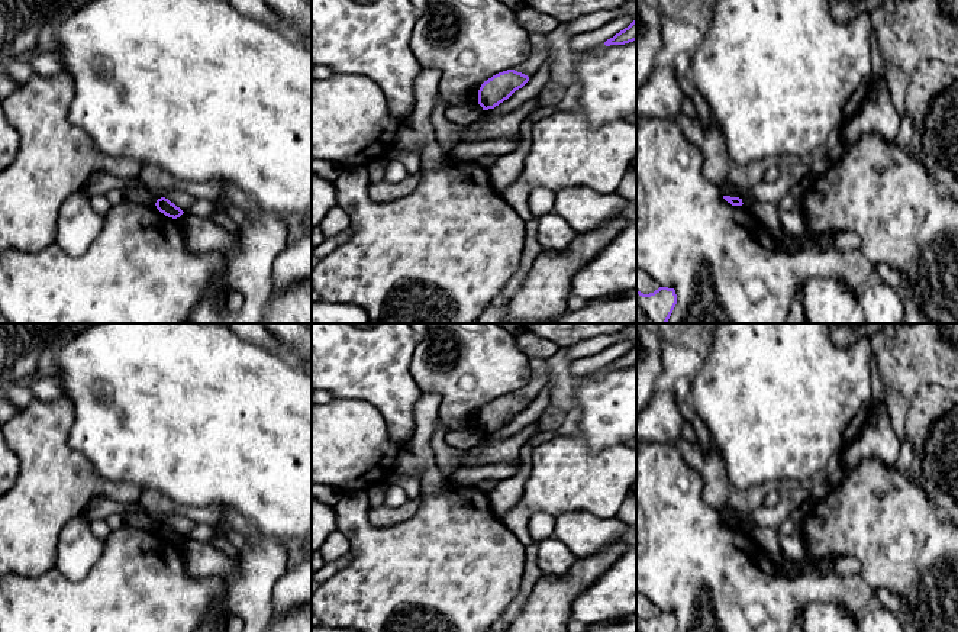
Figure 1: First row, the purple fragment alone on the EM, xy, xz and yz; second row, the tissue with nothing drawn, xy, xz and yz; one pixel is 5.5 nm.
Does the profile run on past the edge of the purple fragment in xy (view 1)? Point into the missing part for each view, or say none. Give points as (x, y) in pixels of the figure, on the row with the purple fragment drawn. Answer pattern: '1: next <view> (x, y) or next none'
1: next none

